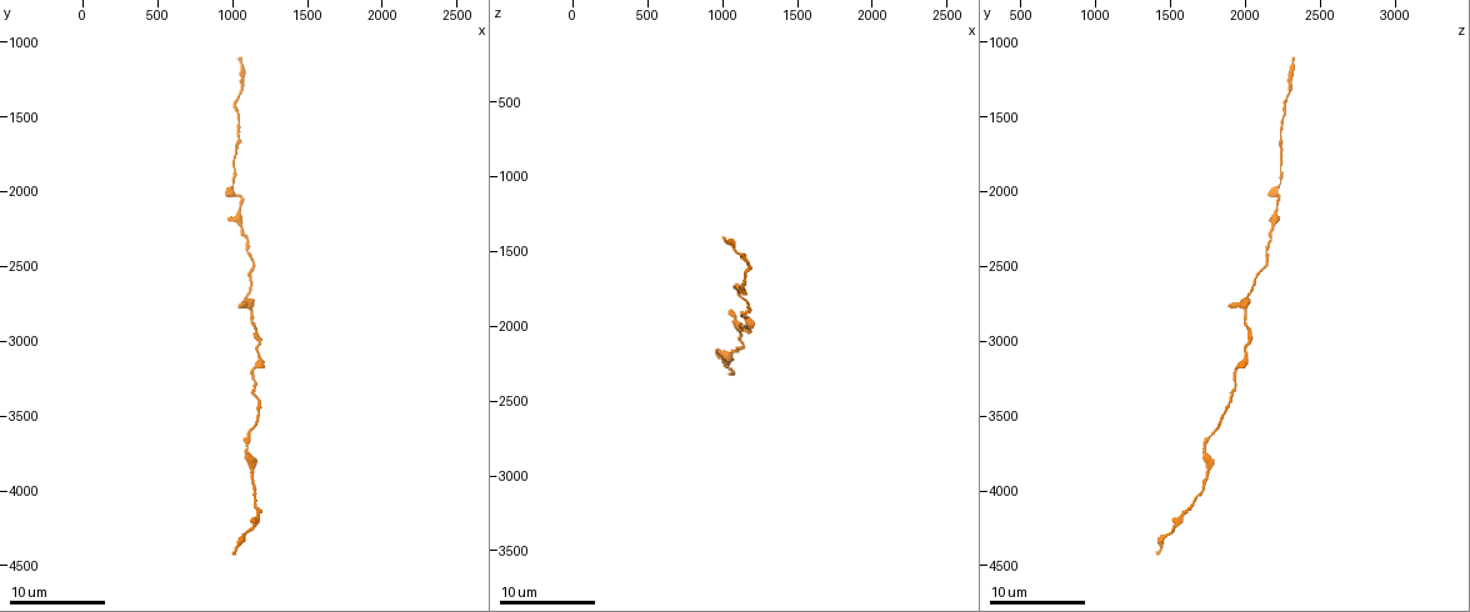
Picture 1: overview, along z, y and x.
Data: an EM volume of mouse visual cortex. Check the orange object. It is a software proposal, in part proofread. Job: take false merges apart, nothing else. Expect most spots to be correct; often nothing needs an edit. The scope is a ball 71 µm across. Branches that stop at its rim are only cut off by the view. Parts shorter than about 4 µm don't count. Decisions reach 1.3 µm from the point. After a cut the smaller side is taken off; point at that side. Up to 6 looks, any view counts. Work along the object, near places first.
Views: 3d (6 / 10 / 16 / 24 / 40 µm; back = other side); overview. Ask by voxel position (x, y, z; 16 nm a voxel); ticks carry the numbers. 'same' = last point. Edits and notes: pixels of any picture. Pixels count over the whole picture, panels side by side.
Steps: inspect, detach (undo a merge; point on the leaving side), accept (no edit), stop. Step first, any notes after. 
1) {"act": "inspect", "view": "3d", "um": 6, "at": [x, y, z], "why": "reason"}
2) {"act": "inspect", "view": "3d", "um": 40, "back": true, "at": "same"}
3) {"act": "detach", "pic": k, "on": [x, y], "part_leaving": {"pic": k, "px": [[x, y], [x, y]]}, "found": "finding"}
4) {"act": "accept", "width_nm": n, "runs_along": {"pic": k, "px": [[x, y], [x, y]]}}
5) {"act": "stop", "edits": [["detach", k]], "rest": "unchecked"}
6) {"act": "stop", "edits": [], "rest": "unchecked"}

{"act": "inspect", "view": "3d", "um": 10, "at": [1140, 3860, 1780], "why": "calibre changes"}

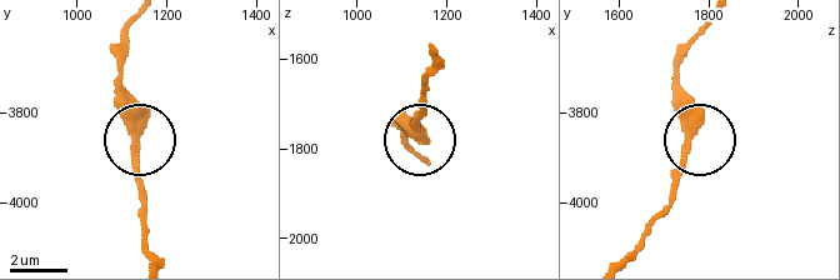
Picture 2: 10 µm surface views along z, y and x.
{"act": "accept", "width_nm": 300, "runs_along": {"pic": 2, "px": [[136, 21], [123, 64], [123, 114], [136, 143], [136, 213]]}, "found": "all the same neuron"}

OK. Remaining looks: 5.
{"act": "inspect", "view": "3d", "um": 6, "at": [1120, 2840, 2000]}

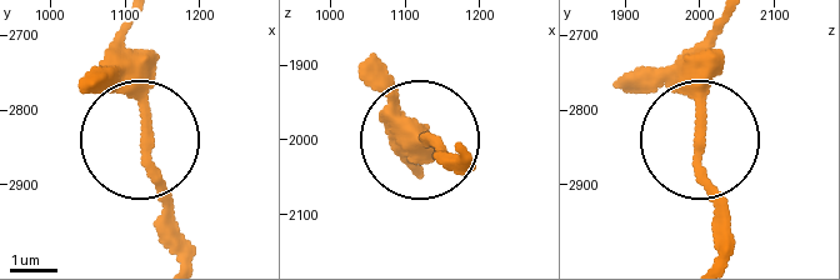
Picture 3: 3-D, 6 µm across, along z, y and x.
{"act": "inspect", "view": "3d", "um": 6, "back": true, "at": [1130, 2845, 2000], "why": "other side"}

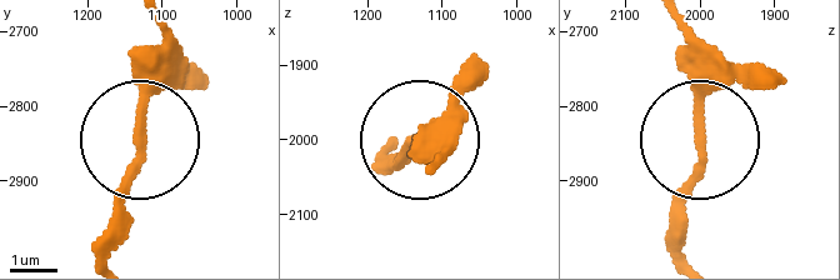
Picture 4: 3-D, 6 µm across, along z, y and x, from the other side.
{"act": "accept", "side_arm_um": 32, "runs_along": {"pic": 4, "px": [[136, 135], [136, 68], [160, 23]]}, "found": "one neuron here"}

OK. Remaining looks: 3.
{"act": "inspect", "view": "3d", "um": 10, "at": [1140, 3180, 1960], "why": "calibre changes"}

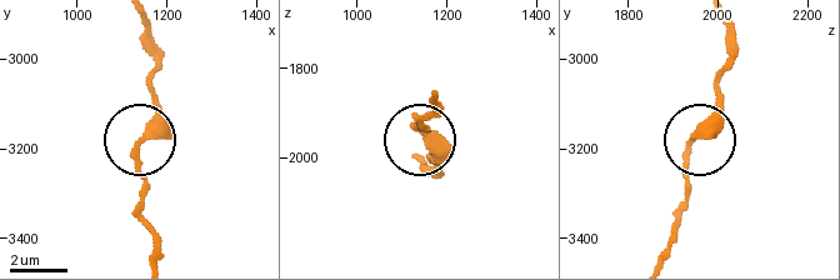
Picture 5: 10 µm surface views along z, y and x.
{"act": "accept", "width_nm": 240, "runs_along": {"pic": 5, "px": [[725, 25], [729, 60], [708, 125], [689, 154], [689, 209]]}, "found": "one neuron here"}

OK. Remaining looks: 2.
{"act": "stop", "edits": [], "rest": "unchecked"}

